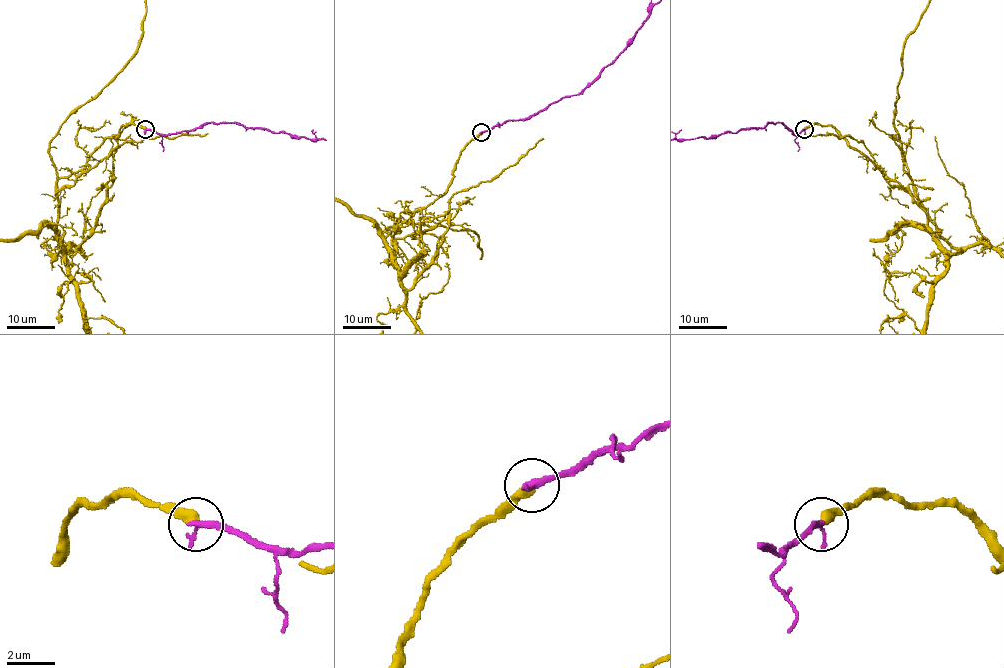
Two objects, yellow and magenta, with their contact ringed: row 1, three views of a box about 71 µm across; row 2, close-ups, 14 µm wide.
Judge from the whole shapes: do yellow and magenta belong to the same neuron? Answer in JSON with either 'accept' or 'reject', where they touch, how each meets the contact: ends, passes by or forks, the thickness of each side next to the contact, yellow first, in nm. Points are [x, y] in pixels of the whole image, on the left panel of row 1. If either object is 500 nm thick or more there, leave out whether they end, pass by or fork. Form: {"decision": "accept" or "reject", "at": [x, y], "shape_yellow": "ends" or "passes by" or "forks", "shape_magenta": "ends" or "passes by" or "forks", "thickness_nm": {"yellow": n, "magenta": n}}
{"decision": "accept", "at": [145, 129], "shape_yellow": "ends", "shape_magenta": "ends", "thickness_nm": {"yellow": 420, "magenta": 320}}

